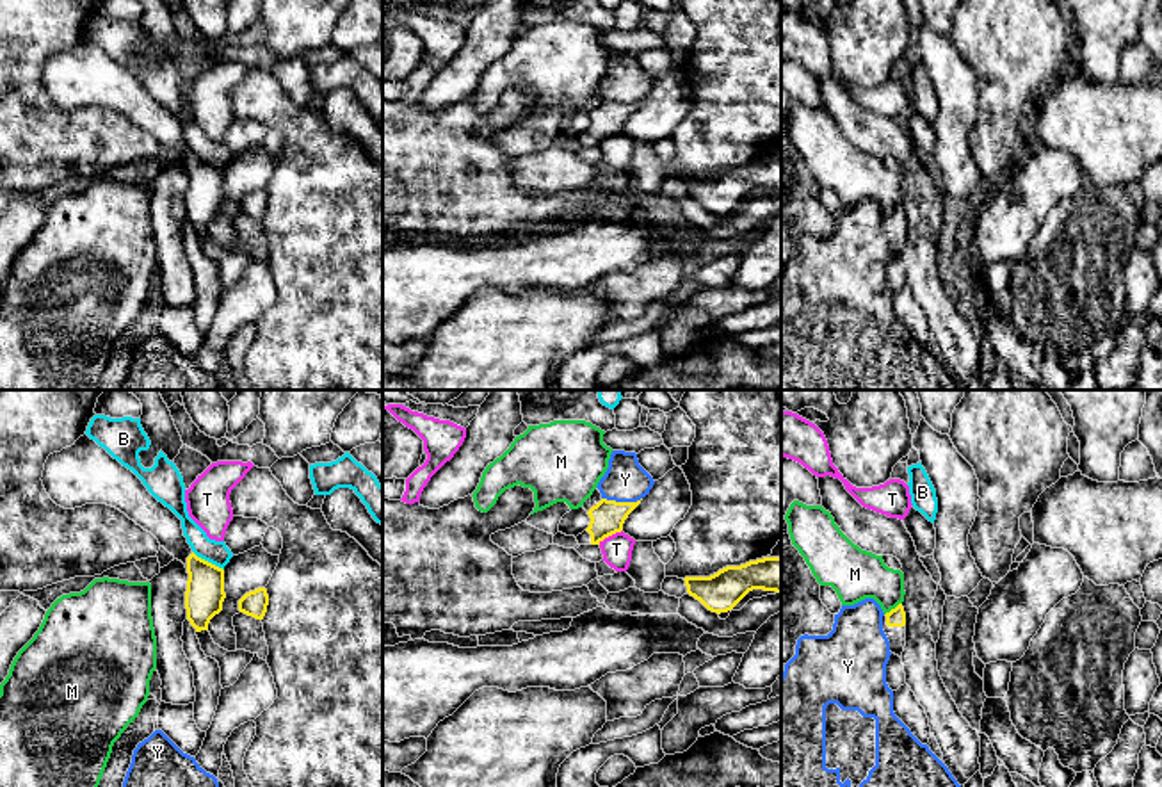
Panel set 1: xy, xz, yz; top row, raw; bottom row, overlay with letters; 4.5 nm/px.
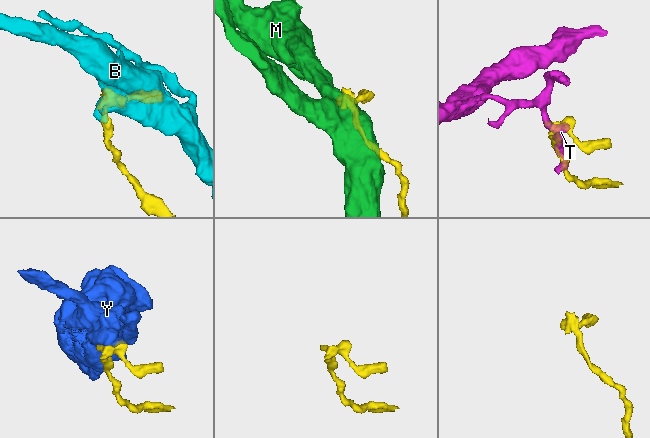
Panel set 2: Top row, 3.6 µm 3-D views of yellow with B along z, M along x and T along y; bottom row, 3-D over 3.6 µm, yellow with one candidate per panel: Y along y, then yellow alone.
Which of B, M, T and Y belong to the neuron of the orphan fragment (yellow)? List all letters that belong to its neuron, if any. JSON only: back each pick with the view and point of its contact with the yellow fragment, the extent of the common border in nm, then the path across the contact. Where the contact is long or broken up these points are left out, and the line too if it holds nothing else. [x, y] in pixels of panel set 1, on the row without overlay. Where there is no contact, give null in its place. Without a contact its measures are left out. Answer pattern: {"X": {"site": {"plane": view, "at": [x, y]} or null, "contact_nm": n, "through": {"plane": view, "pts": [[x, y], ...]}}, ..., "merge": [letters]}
{"merge": []}

